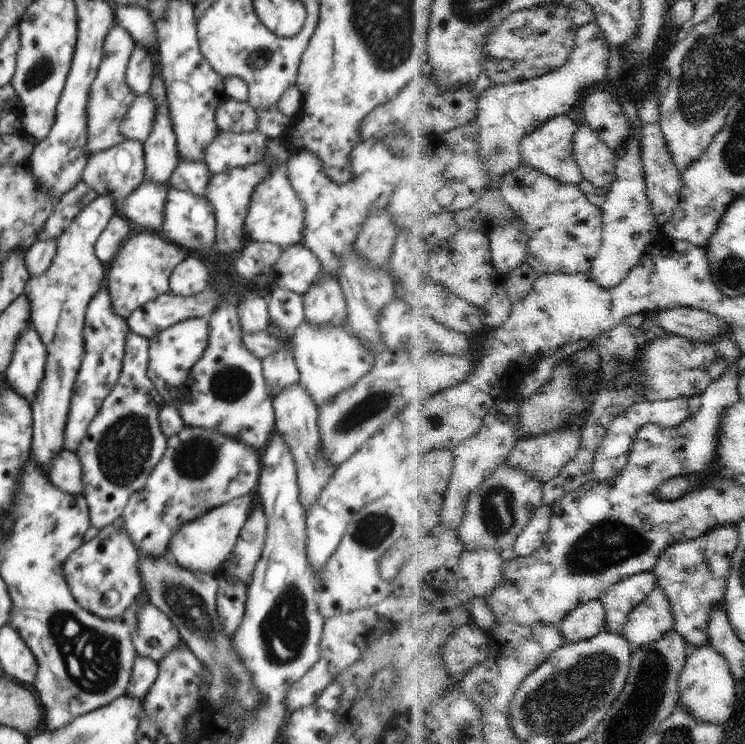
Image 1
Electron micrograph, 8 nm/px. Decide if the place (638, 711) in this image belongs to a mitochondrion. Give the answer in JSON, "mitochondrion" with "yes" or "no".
{"mitochondrion":"yes"}

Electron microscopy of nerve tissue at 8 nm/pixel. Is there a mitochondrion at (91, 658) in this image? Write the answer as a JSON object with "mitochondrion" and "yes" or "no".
{"mitochondrion":"yes"}

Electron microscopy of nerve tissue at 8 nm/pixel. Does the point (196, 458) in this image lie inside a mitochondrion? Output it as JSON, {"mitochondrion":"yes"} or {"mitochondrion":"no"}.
{"mitochondrion":"yes"}

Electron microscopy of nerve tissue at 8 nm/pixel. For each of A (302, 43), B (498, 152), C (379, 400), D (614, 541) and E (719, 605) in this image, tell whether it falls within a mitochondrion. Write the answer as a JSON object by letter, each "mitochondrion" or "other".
{"A":"other","B":"mitochondrion","C":"mitochondrion","D":"mitochondrion","E":"other"}

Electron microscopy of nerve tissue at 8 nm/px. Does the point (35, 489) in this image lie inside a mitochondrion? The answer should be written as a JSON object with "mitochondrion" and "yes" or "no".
{"mitochondrion":"no"}

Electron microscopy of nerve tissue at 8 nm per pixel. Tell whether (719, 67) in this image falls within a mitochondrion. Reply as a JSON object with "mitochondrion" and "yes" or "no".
{"mitochondrion":"yes"}

